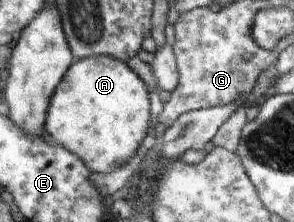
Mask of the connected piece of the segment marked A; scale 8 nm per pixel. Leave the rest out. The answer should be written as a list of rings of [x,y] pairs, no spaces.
[[[90,56],[73,62],[65,73],[51,100],[51,108],[47,116],[47,132],[55,143],[60,143],[65,150],[73,151],[81,158],[92,173],[113,172],[129,162],[140,152],[141,140],[147,136],[147,128],[151,122],[149,110],[149,90],[133,70],[125,62],[110,56]]]

